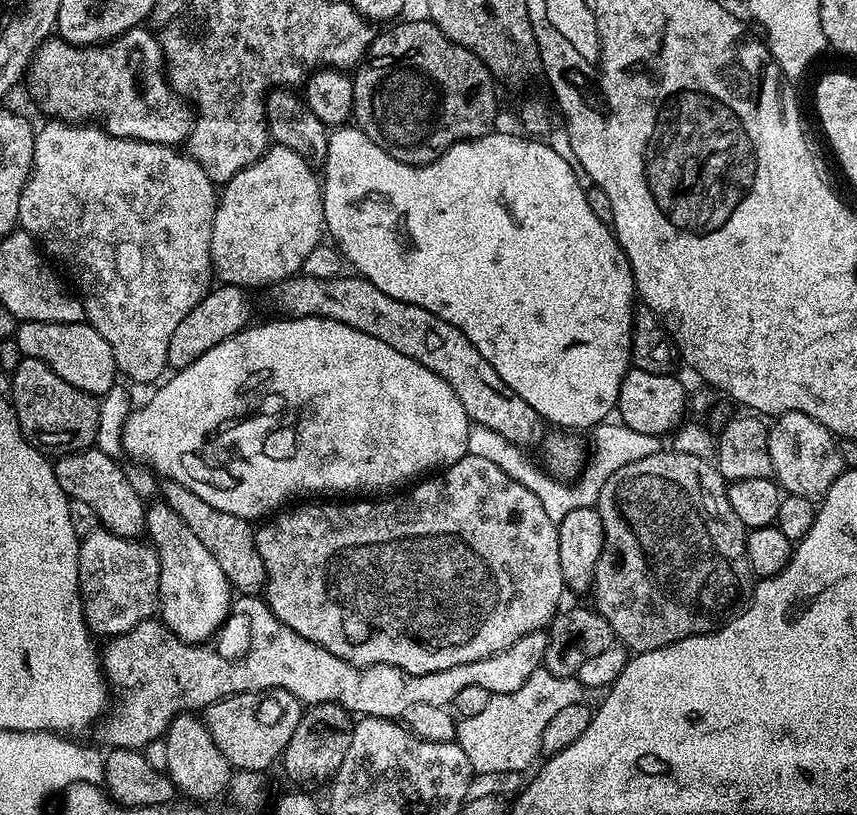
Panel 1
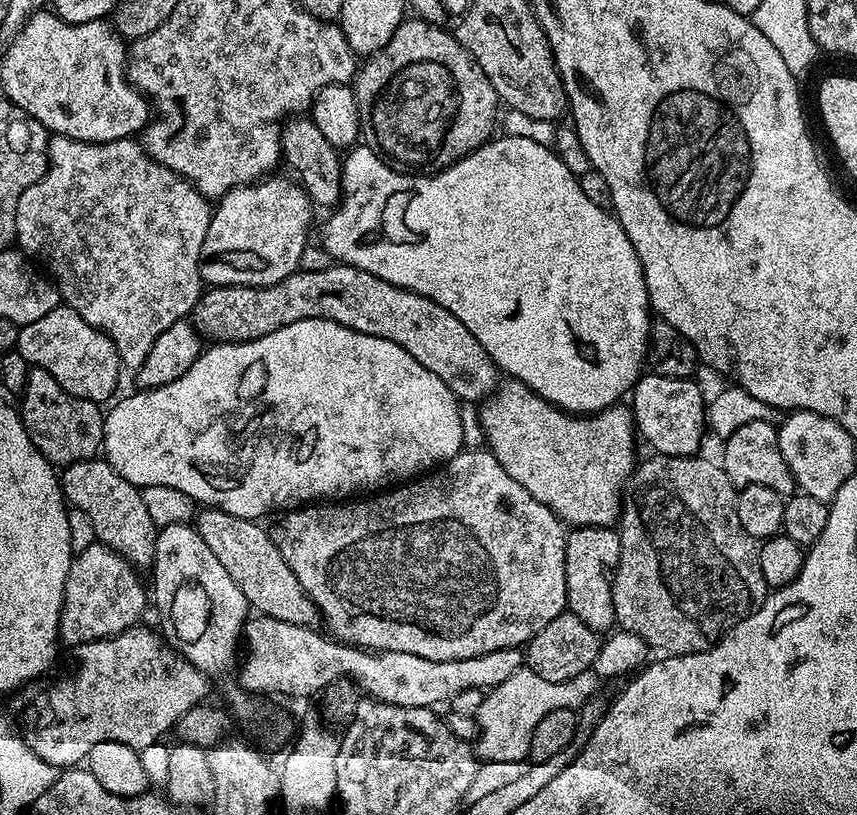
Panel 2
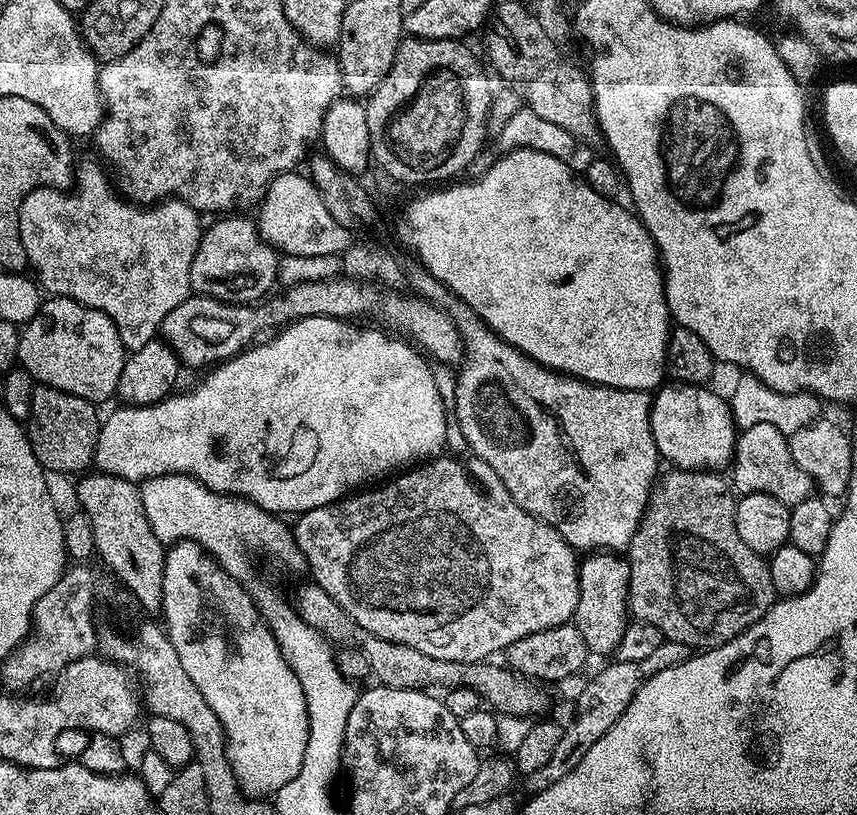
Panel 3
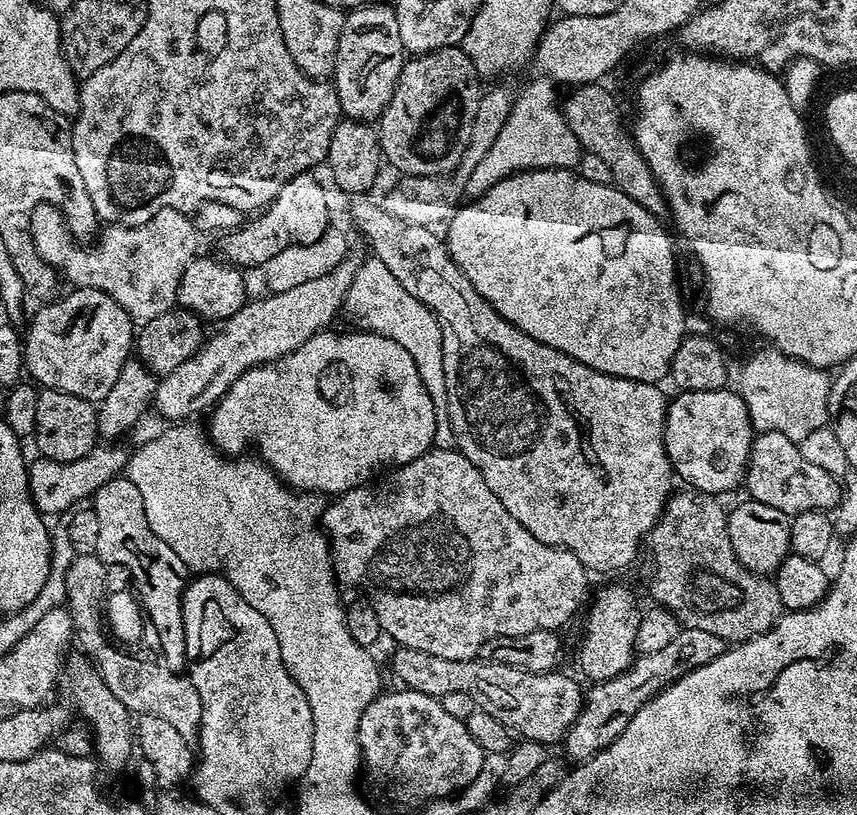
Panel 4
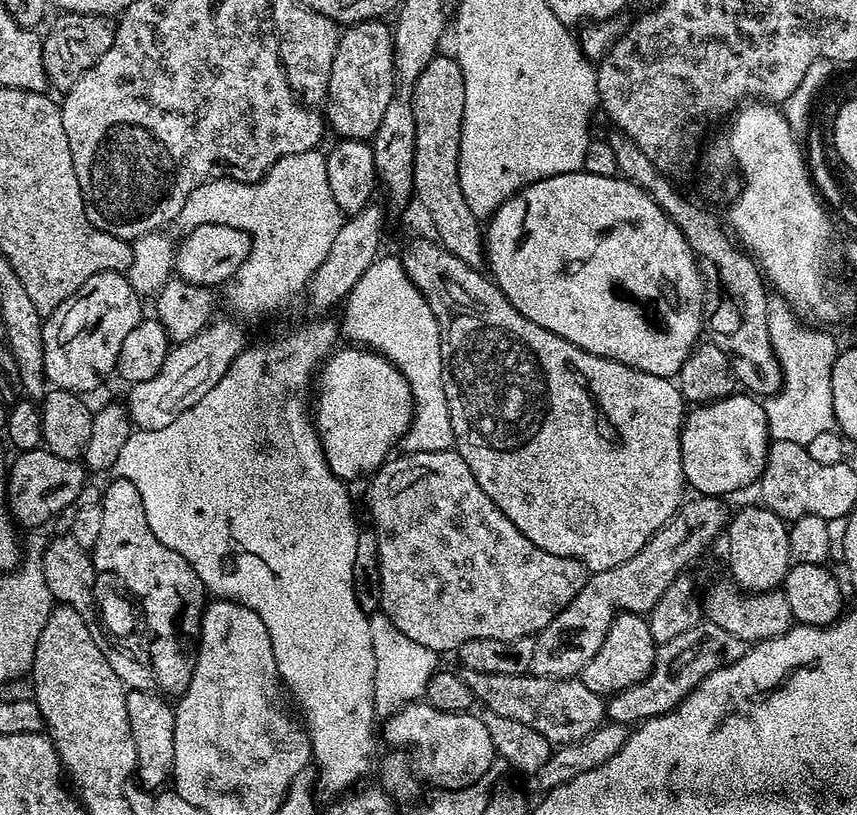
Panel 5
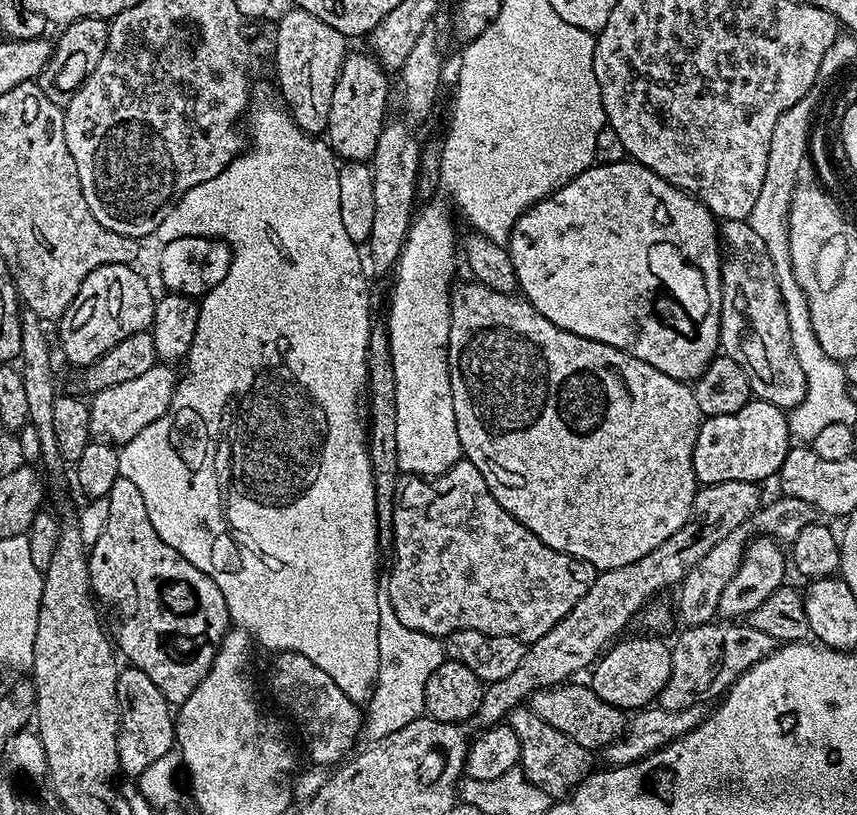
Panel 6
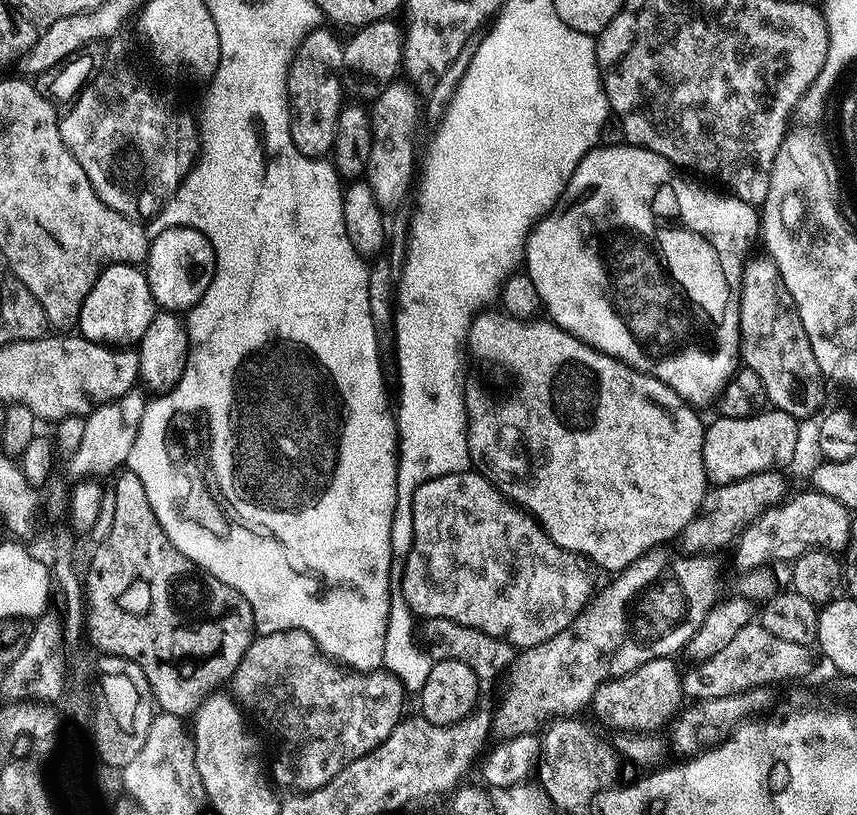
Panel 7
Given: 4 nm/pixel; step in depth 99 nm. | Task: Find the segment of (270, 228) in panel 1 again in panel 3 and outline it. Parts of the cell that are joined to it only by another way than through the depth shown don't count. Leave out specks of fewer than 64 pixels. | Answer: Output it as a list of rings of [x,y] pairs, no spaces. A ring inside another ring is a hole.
[[[228,214],[217,220],[220,220],[217,224],[212,224],[209,228],[207,225],[203,229],[200,245],[194,254],[194,262],[190,266],[192,292],[215,300],[224,300],[227,304],[252,304],[263,301],[273,291],[272,283],[277,283],[281,257],[269,241],[260,237],[255,219],[247,220],[244,214]]]

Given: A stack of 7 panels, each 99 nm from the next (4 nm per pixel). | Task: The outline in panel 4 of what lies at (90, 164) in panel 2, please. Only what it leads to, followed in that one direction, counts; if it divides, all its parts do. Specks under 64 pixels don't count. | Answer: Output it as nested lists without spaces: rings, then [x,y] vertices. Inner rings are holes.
[[[39,204],[32,211],[28,229],[38,254],[63,279],[65,276],[76,288],[97,288],[110,294],[136,326],[146,325],[150,318],[158,318],[158,314],[166,314],[174,307],[182,270],[198,252],[195,223],[185,213],[169,208],[158,210],[142,226],[105,227],[93,248],[84,248],[88,246],[72,235],[63,214],[52,204]]]

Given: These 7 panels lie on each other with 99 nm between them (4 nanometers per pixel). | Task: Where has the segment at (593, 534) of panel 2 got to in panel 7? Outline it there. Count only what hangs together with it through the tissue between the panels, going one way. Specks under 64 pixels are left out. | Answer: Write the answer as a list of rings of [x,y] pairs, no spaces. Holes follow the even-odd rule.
[[[667,656],[654,658],[633,672],[605,680],[598,686],[598,690],[594,690],[591,709],[605,716],[616,730],[656,734],[667,729],[686,704],[682,668],[676,662]]]

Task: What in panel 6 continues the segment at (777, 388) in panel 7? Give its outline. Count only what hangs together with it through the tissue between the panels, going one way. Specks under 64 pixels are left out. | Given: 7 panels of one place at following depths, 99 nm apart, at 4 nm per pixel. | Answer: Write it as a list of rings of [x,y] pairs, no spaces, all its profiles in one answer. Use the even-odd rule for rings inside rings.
[[[726,220],[719,225],[718,235],[722,241],[723,247],[726,249],[726,255],[722,260],[722,271],[720,273],[720,283],[724,286],[724,293],[722,294],[722,310],[720,311],[720,348],[725,356],[736,356],[738,352],[738,359],[740,365],[746,370],[746,378],[750,378],[750,390],[753,397],[757,400],[765,400],[774,406],[785,410],[797,408],[802,402],[802,398],[806,394],[806,374],[802,374],[802,365],[798,362],[798,354],[794,354],[794,346],[790,342],[790,326],[786,318],[786,306],[784,299],[780,293],[780,287],[776,281],[774,274],[774,262],[770,258],[770,254],[766,250],[766,242],[762,242],[761,236],[749,226],[747,220]]]

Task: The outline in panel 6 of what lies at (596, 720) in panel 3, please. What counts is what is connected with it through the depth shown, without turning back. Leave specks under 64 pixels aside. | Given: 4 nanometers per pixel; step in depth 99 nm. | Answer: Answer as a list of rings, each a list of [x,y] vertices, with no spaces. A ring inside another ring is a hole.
[[[713,622],[711,624],[699,624],[693,628],[685,627],[684,633],[677,638],[676,644],[671,645],[672,665],[670,666],[670,678],[666,686],[660,691],[658,697],[659,707],[666,710],[684,710],[695,704],[707,705],[708,700],[715,701],[723,697],[736,679],[750,666],[762,662],[762,658],[769,656],[771,652],[776,651],[778,641],[762,634],[762,630],[754,630],[750,622]]]

